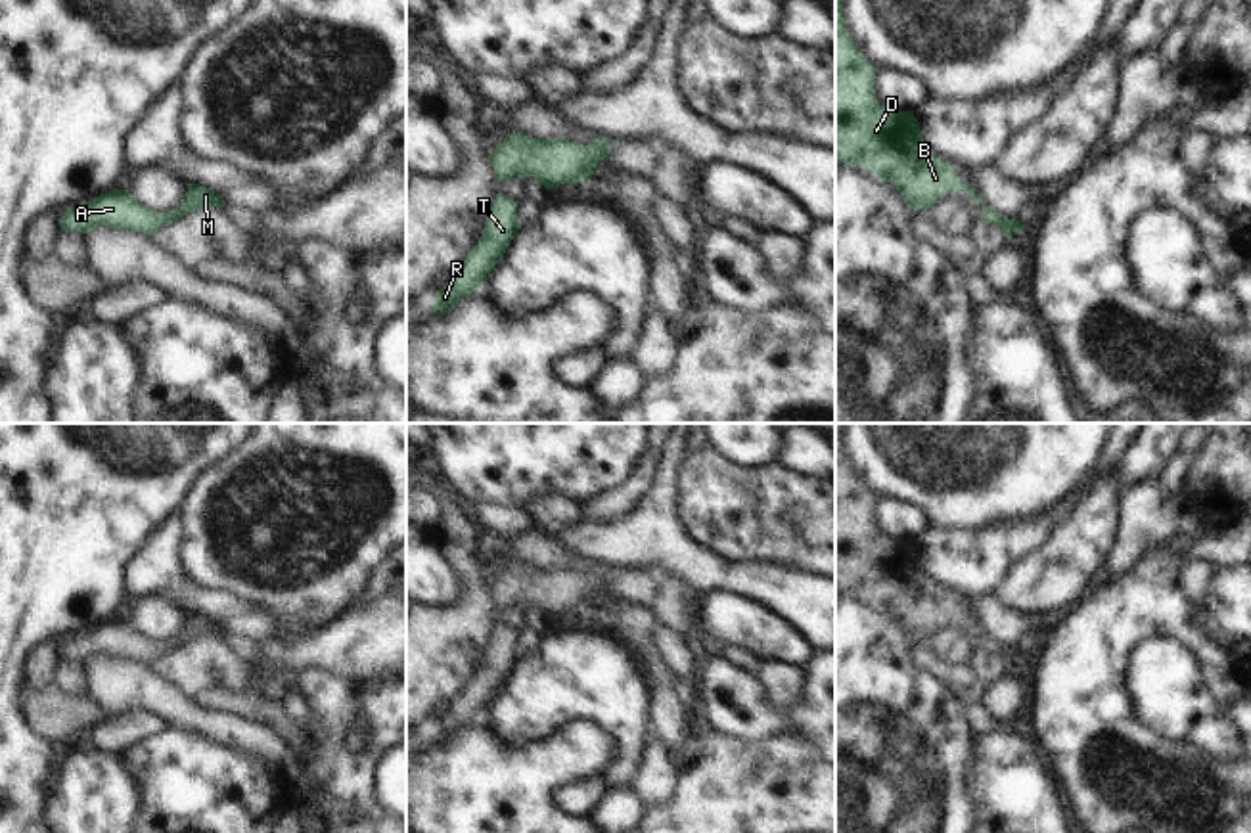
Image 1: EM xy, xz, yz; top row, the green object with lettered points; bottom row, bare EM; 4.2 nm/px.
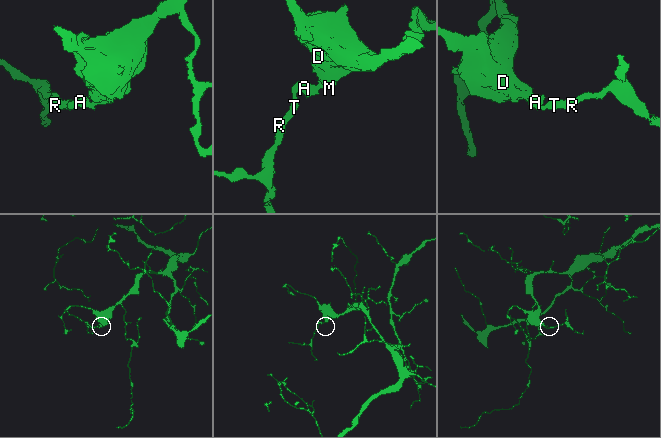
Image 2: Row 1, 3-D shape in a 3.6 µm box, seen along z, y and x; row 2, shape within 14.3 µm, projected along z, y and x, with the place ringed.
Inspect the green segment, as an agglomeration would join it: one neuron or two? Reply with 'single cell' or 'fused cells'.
single cell

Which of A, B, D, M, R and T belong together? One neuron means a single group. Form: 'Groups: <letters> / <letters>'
Groups: A B D M R T

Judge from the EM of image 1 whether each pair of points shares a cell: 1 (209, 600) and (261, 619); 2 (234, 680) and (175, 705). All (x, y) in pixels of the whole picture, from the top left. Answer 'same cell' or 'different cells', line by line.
1: same cell
2: different cells

